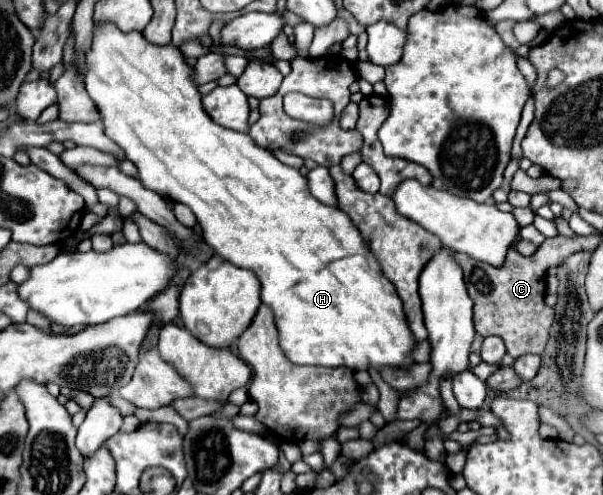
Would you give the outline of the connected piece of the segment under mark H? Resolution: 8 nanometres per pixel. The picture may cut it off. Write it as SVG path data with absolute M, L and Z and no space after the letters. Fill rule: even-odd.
M113 24L103 26L101 30L93 32L93 44L91 50L87 52L87 66L89 72L85 76L85 86L89 96L93 98L93 102L97 104L101 116L103 116L103 124L105 124L105 134L125 152L125 158L129 158L139 174L137 178L143 182L145 188L155 190L161 196L171 198L173 202L181 202L185 206L189 206L193 210L193 214L197 216L201 230L203 230L203 238L205 242L209 242L209 246L223 256L225 260L229 260L231 264L251 270L257 274L259 282L261 282L261 302L267 304L273 314L275 314L275 326L279 332L279 344L285 352L285 356L295 362L295 364L315 364L315 366L345 366L351 368L353 372L359 370L377 370L381 372L383 368L399 368L399 370L407 370L411 368L413 362L413 350L417 346L417 340L413 340L413 334L409 330L407 324L407 316L403 312L403 304L395 292L395 286L385 278L375 254L369 250L369 244L363 242L359 230L353 226L351 218L337 206L327 206L321 204L311 192L309 192L309 182L305 176L299 174L297 168L291 168L283 162L279 162L269 150L257 146L249 134L239 134L235 130L217 126L203 110L201 106L201 94L197 92L197 86L191 78L191 66L187 66L183 54L179 48L165 44L165 46L157 46L151 44L143 38L143 34L139 32L129 32L123 34L121 30L117 30Z

